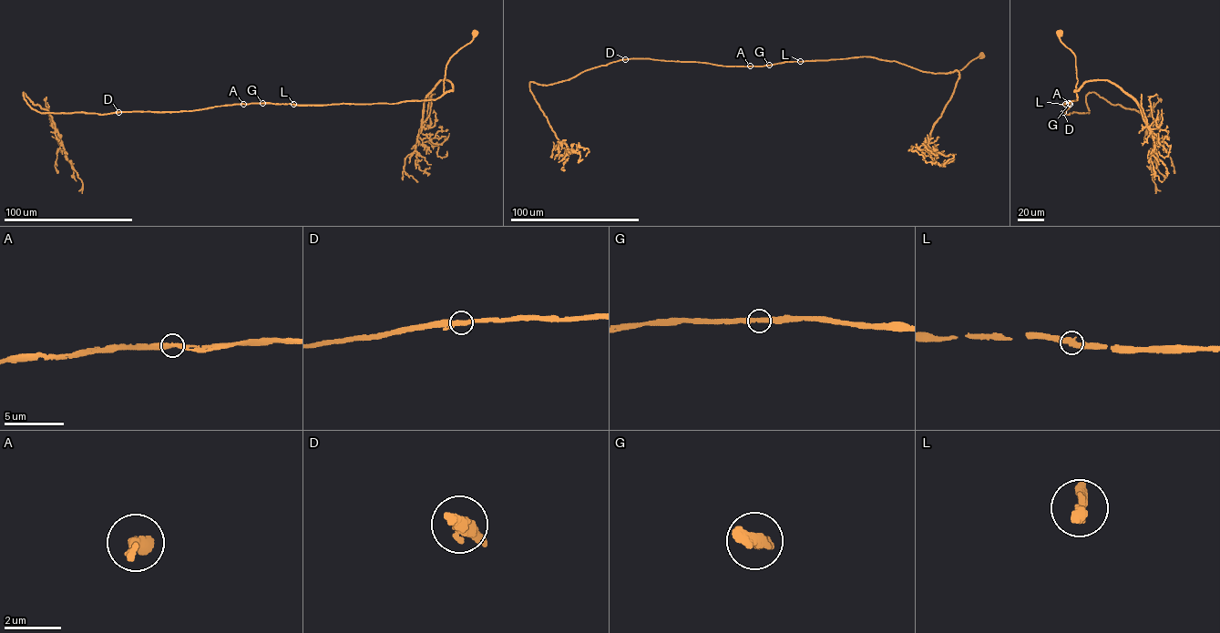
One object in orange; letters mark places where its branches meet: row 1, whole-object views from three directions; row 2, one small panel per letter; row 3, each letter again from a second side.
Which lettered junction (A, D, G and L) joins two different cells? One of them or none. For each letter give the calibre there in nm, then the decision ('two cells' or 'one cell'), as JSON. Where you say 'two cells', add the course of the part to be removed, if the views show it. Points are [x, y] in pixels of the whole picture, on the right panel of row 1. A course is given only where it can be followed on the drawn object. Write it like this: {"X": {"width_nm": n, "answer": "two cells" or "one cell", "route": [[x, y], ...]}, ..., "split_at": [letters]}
{"A": {"width_nm": 400, "answer": "one cell"}, "D": {"width_nm": 360, "answer": "one cell"}, "G": {"width_nm": 280, "answer": "one cell"}, "L": {"width_nm": 320, "answer": "one cell"}, "split_at": []}

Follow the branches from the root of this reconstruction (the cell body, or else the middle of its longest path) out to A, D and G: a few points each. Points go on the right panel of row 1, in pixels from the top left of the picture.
A: (1060, 33), (1060, 40), (1075, 57), (1078, 100), (1061, 104), (1070, 104)
D: (1060, 33), (1061, 41), (1074, 55), (1078, 79), (1078, 100), (1061, 104), (1071, 104), (1063, 112)
G: (1060, 33), (1060, 40), (1075, 57), (1078, 100), (1061, 104), (1069, 103)

